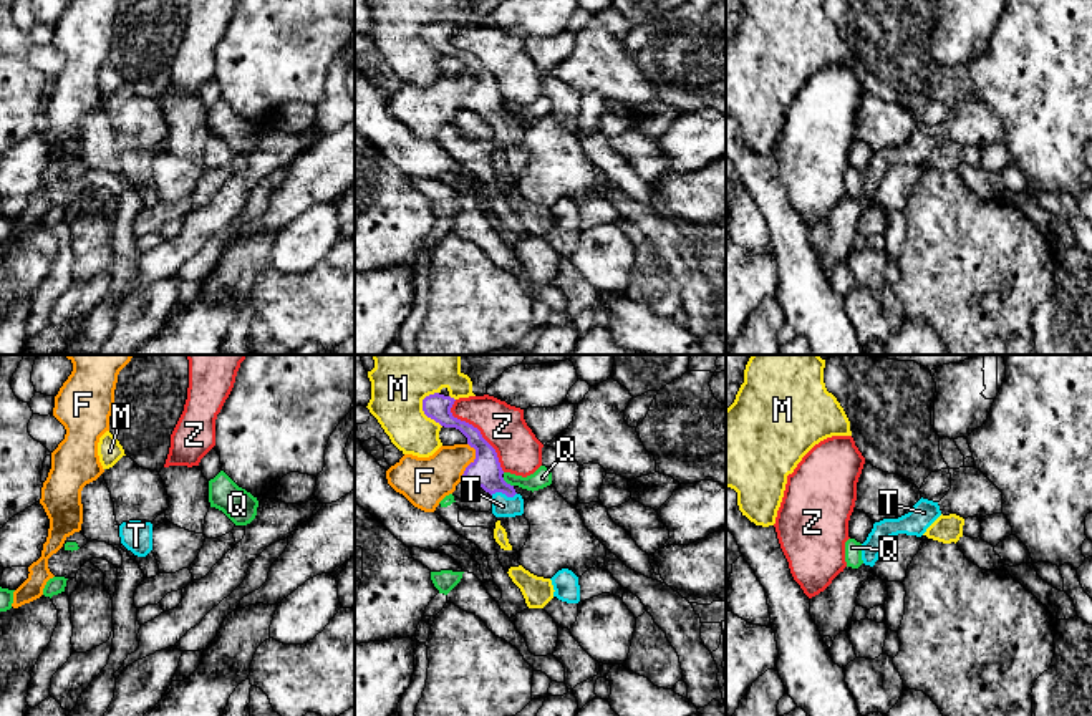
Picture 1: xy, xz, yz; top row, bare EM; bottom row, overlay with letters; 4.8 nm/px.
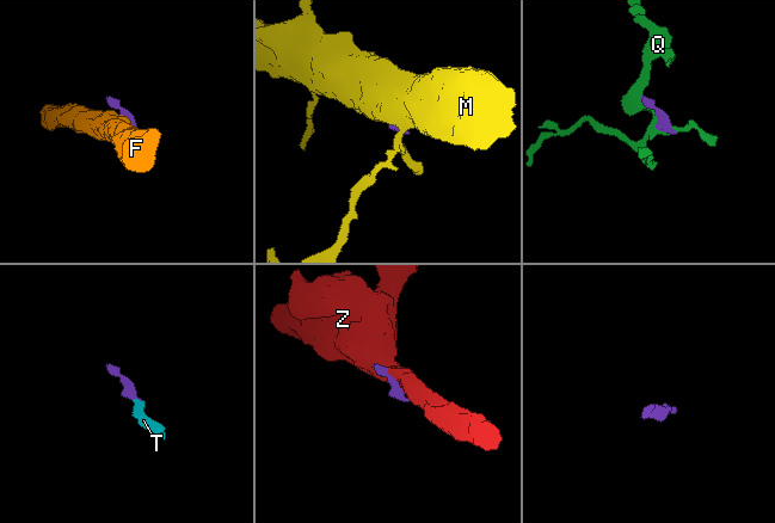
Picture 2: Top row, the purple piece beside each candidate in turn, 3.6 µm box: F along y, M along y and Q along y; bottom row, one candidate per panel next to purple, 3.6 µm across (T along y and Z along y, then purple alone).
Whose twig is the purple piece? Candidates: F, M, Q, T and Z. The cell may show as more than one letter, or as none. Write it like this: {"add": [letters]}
{"add": ["T"]}

